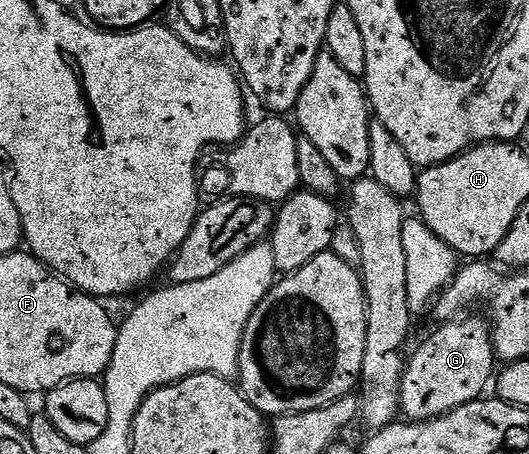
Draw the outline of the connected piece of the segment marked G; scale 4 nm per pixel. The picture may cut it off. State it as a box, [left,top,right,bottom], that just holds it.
[400,317,498,421]

